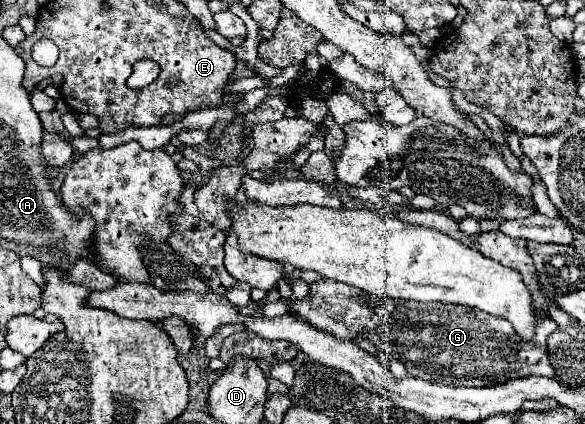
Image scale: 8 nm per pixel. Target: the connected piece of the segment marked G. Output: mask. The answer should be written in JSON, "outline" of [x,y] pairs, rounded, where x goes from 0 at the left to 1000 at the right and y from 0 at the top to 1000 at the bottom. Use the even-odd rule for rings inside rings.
{"outline":[[[856,542],[829,547],[812,566],[832,608],[891,642],[894,660],[904,670],[915,722],[925,731],[925,769],[918,769],[911,807],[891,807],[870,759],[822,741],[819,731],[754,712],[720,717],[638,703],[607,675],[573,660],[532,670],[532,693],[518,708],[501,708],[494,731],[515,755],[532,759],[535,769],[545,769],[586,802],[624,792],[634,811],[658,825],[662,840],[685,849],[703,887],[730,901],[747,901],[757,910],[839,910],[897,887],[949,892],[949,873],[935,844],[935,797],[952,778],[952,764],[935,745],[935,717],[928,708],[928,689],[921,684],[915,623],[901,590],[901,566],[863,557]],[[706,741],[713,741],[713,750],[706,750]]]}

